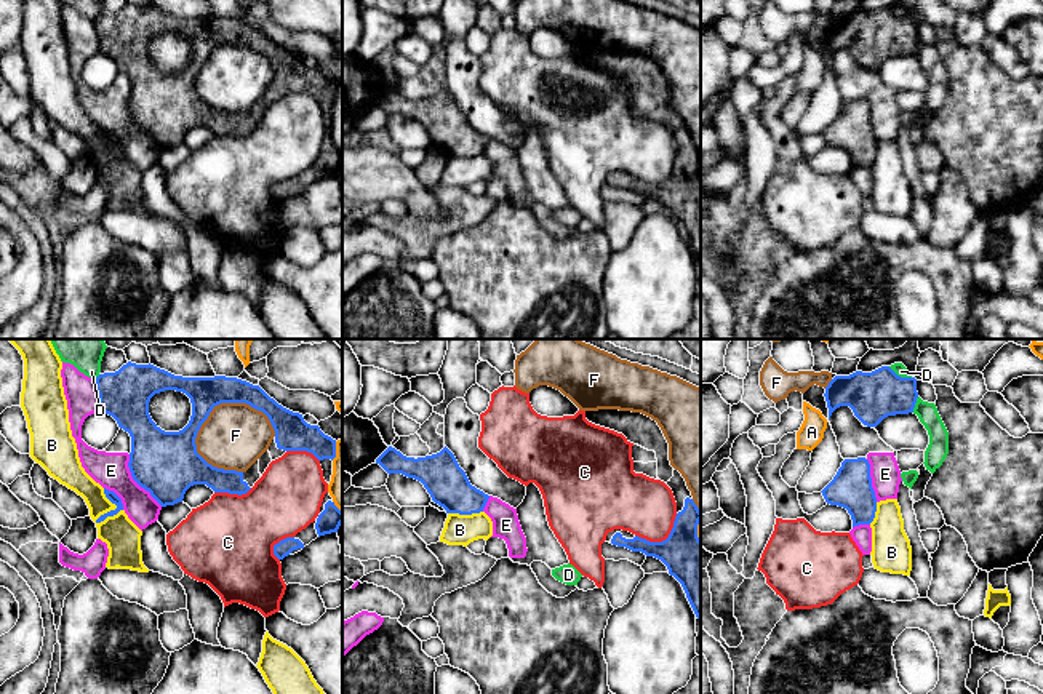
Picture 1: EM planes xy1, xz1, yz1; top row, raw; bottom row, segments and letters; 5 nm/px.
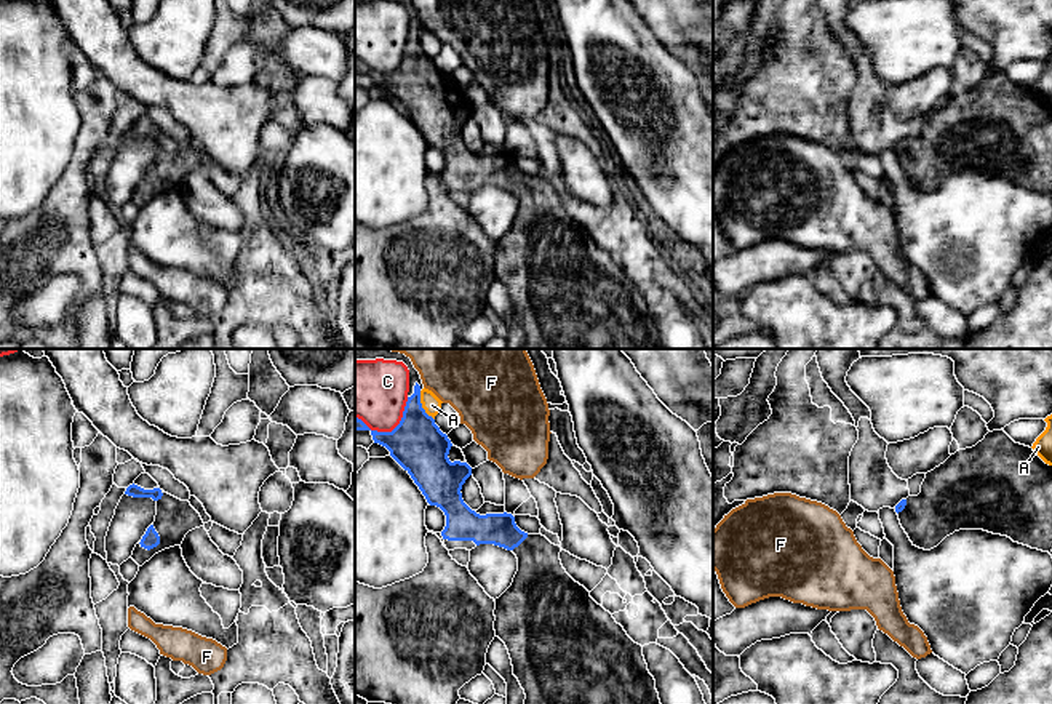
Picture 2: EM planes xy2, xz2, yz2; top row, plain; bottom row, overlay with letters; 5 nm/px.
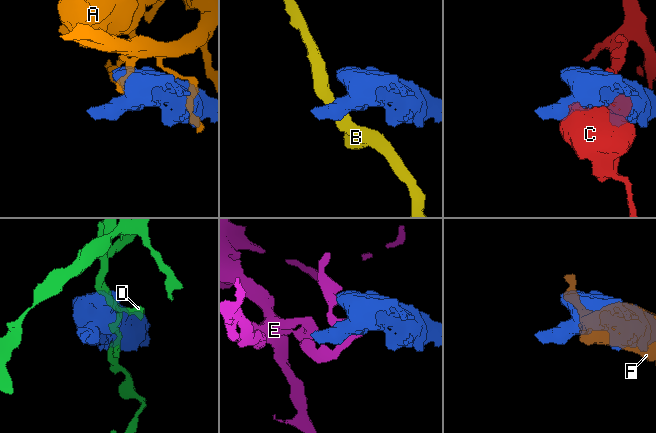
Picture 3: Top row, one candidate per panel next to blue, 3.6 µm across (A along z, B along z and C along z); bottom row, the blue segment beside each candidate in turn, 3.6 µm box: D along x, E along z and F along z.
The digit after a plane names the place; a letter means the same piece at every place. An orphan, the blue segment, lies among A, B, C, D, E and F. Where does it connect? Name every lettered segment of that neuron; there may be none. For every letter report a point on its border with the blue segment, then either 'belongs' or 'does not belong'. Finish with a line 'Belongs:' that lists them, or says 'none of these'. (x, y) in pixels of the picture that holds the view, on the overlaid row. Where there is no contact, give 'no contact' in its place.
A: contact xz2 (421, 405); does not belong
B: contact xy1 (115, 509); does not belong
C: contact xz2 (389, 432); does not belong
D: contact yz1 (899, 376); does not belong
E: contact xy1 (136, 482); does not belong
F: contact xy1 (231, 402); does not belong
Belongs: none of these

